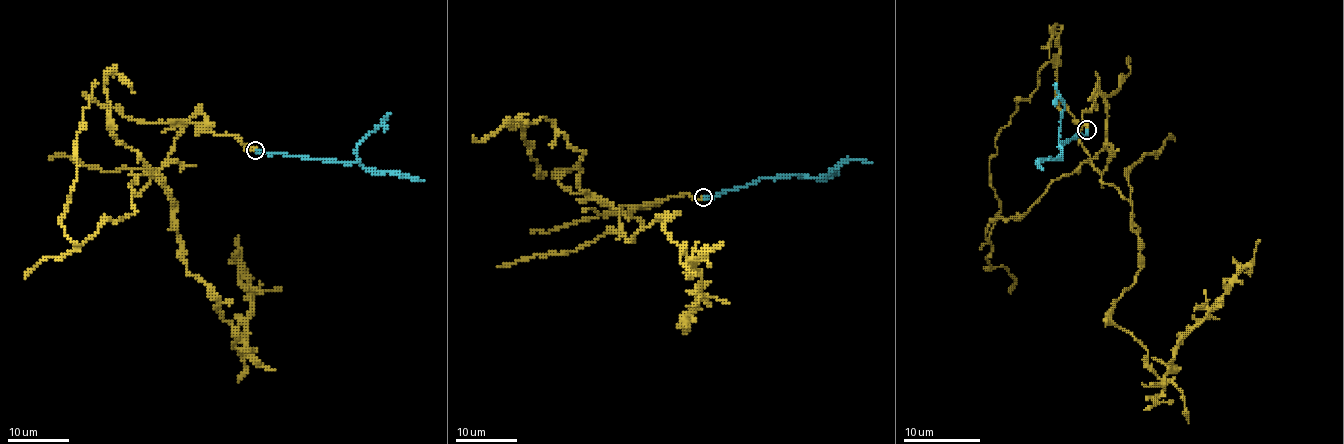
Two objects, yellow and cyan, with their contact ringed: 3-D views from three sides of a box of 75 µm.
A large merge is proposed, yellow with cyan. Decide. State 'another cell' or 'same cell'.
another cell

